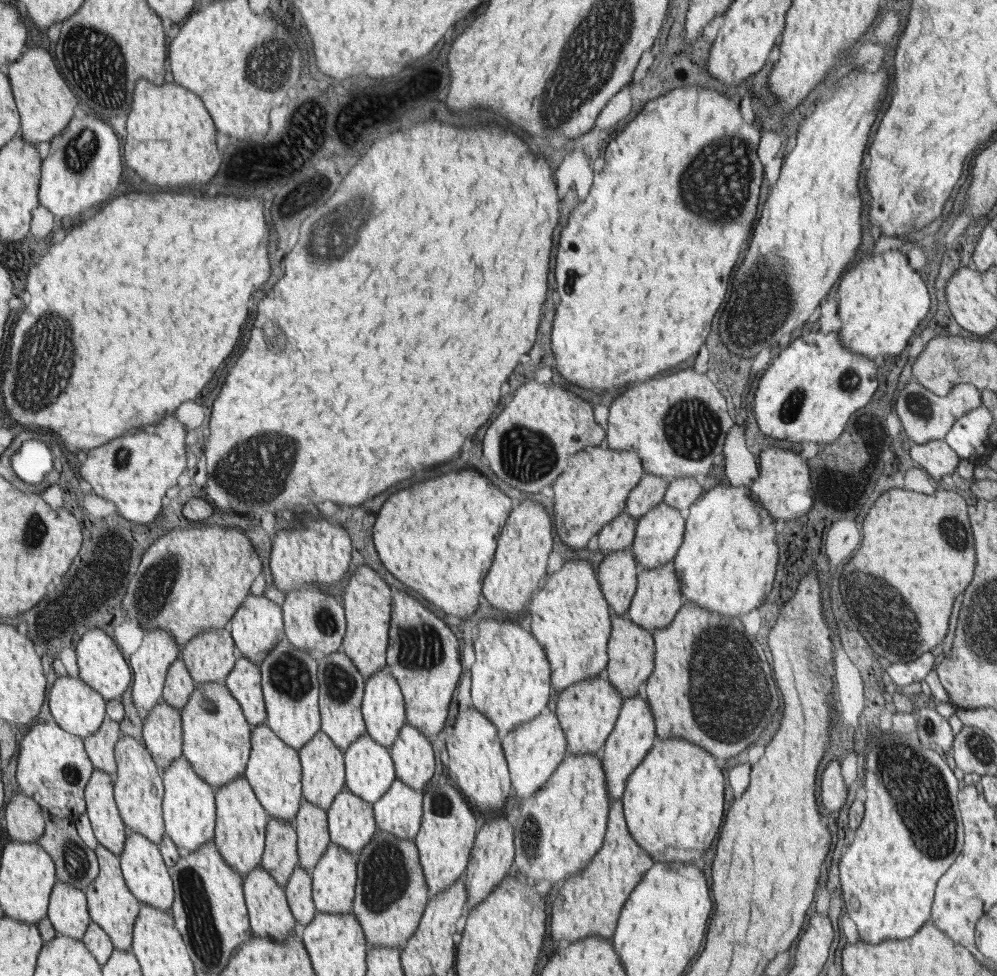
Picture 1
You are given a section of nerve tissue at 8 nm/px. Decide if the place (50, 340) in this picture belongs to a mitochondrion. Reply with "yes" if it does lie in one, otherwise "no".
yes

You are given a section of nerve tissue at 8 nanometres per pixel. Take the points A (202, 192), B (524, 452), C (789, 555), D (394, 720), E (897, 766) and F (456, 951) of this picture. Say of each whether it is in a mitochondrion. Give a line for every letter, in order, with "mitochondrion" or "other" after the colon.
A: other
B: mitochondrion
C: other
D: other
E: mitochondrion
F: other

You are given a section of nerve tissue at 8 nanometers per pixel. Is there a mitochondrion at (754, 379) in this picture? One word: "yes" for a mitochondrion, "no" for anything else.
no

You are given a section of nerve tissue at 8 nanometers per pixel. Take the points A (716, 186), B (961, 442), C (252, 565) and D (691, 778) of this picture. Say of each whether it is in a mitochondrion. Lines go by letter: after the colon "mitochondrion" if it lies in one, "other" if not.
A: mitochondrion
B: other
C: other
D: other

